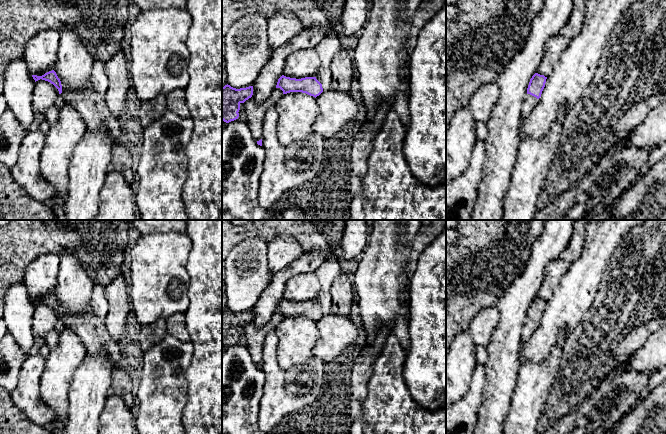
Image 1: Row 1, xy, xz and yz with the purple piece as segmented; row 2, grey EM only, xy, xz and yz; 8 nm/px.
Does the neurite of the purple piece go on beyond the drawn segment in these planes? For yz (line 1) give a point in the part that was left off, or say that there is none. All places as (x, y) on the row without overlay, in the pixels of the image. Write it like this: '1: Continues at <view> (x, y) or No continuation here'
1: Continues at yz (530, 326)

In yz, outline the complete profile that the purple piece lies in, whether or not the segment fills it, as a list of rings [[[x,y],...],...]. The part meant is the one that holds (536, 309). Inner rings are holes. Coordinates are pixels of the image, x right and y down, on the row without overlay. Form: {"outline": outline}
{"outline": [[[535,297],[530,303],[527,318],[522,328],[521,345],[524,344],[534,334],[539,326],[542,315],[545,311],[547,301]]]}

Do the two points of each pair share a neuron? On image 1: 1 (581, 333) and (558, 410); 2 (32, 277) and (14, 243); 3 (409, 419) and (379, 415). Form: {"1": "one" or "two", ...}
{"1": "one", "2": "two", "3": "one"}

